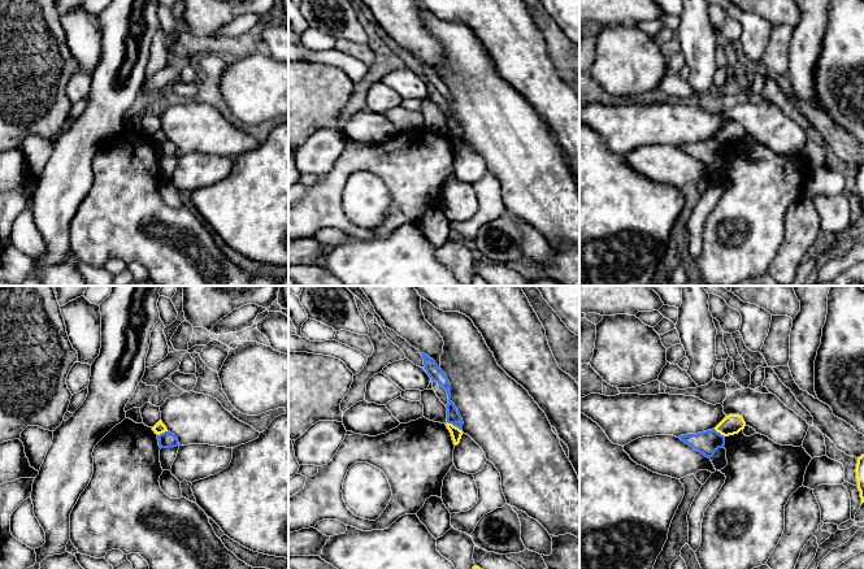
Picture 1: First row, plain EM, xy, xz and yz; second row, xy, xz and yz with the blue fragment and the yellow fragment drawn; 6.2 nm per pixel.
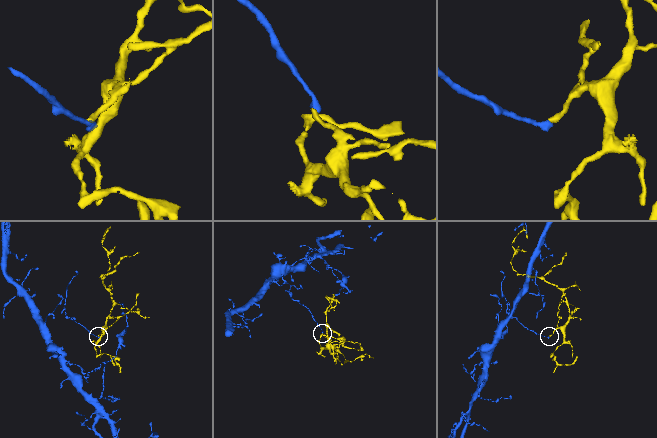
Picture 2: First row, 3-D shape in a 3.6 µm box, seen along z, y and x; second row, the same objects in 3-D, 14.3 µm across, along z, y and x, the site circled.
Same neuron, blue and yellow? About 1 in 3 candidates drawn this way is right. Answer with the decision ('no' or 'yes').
no

